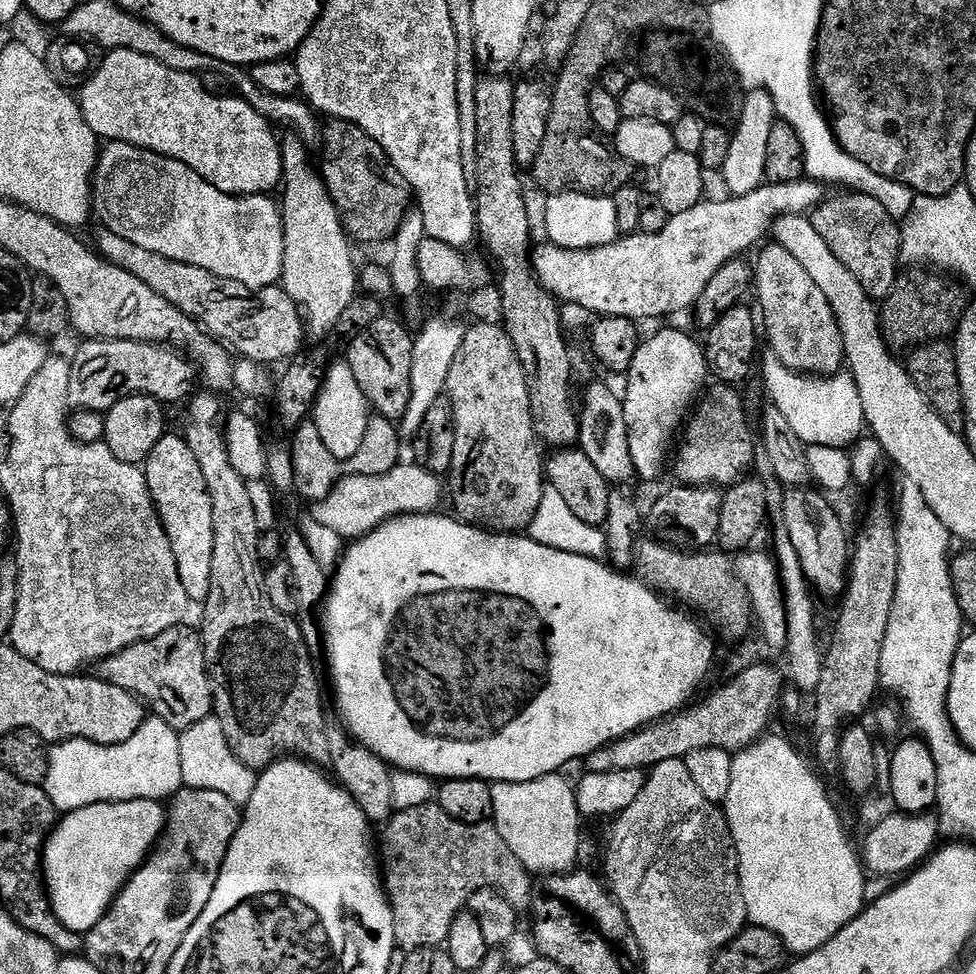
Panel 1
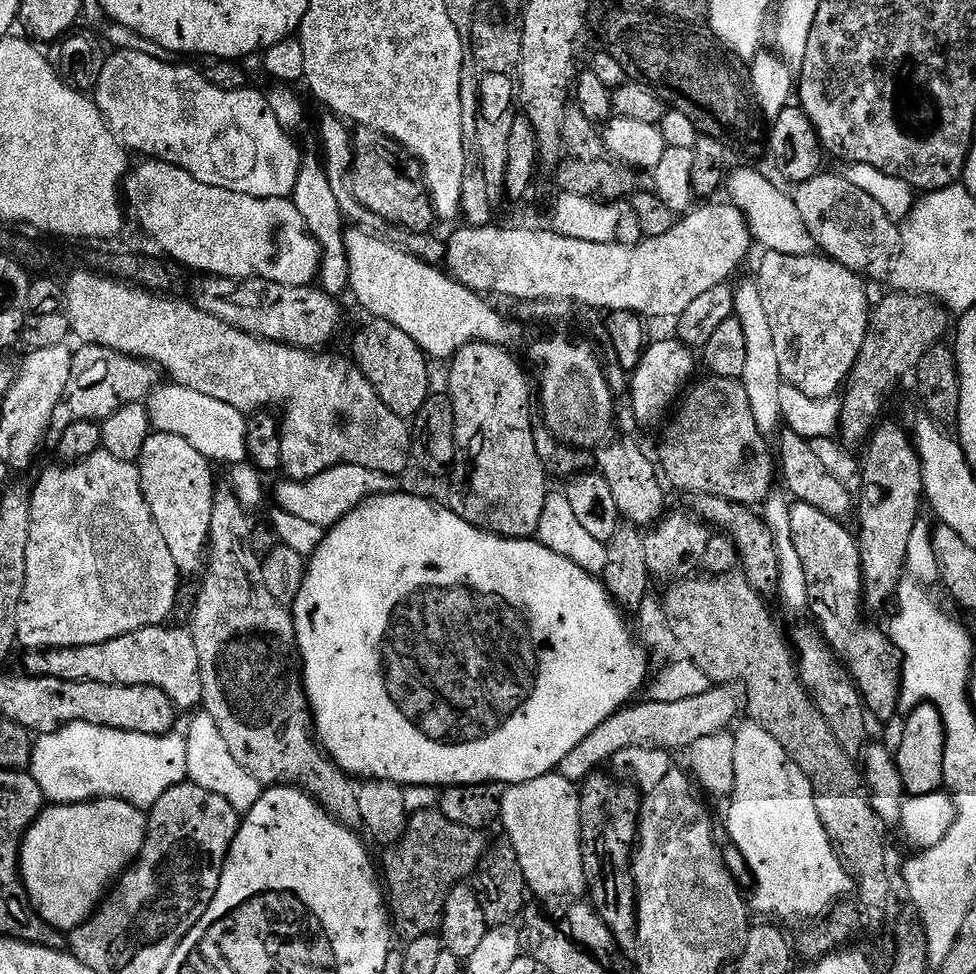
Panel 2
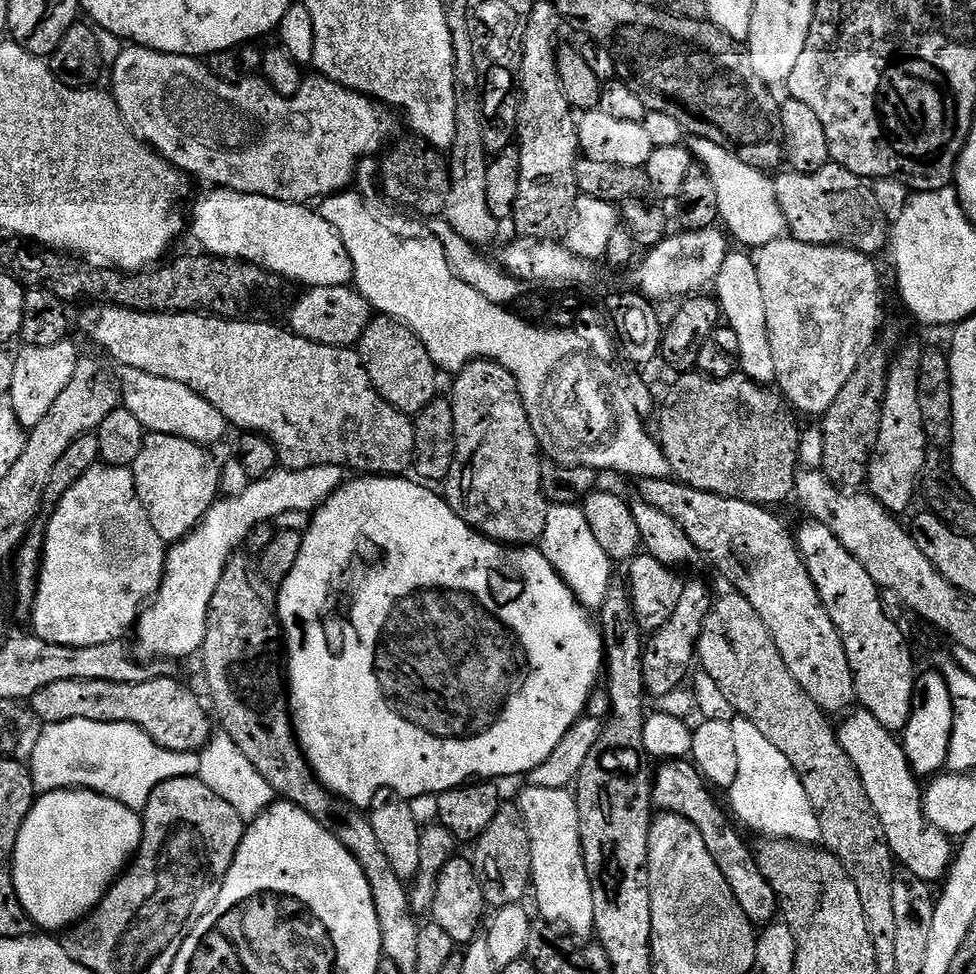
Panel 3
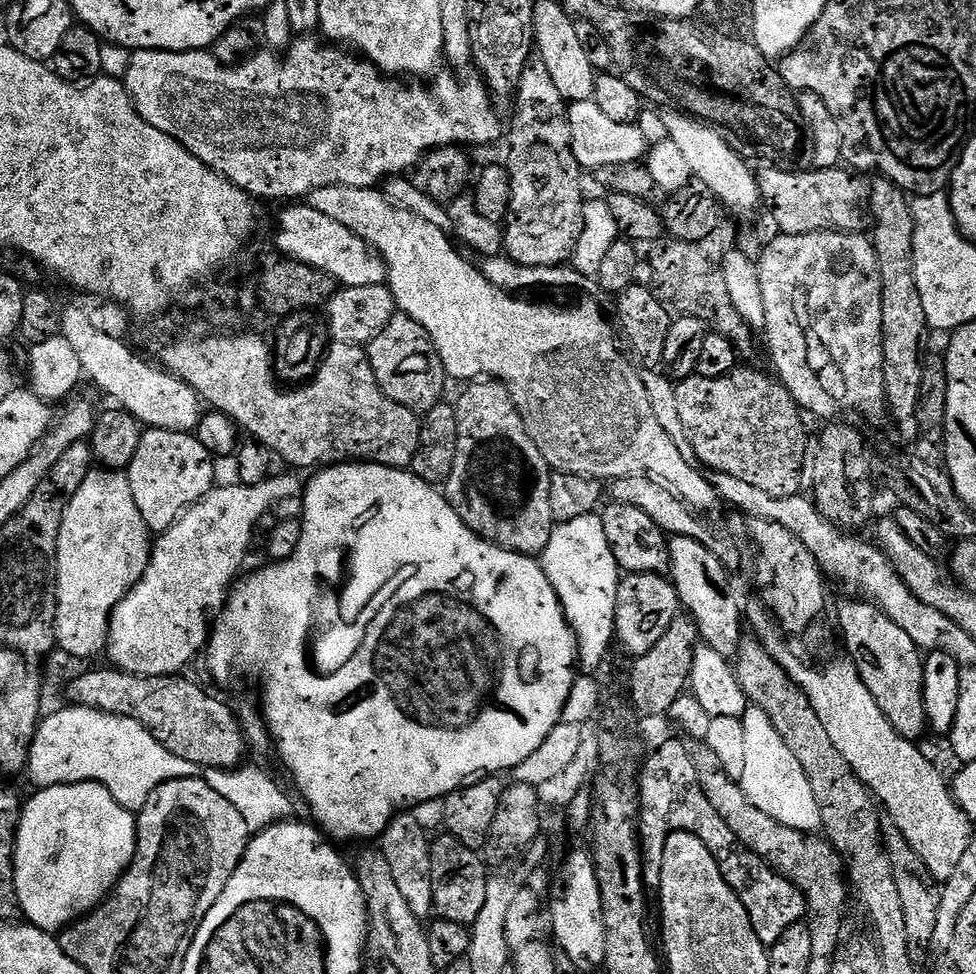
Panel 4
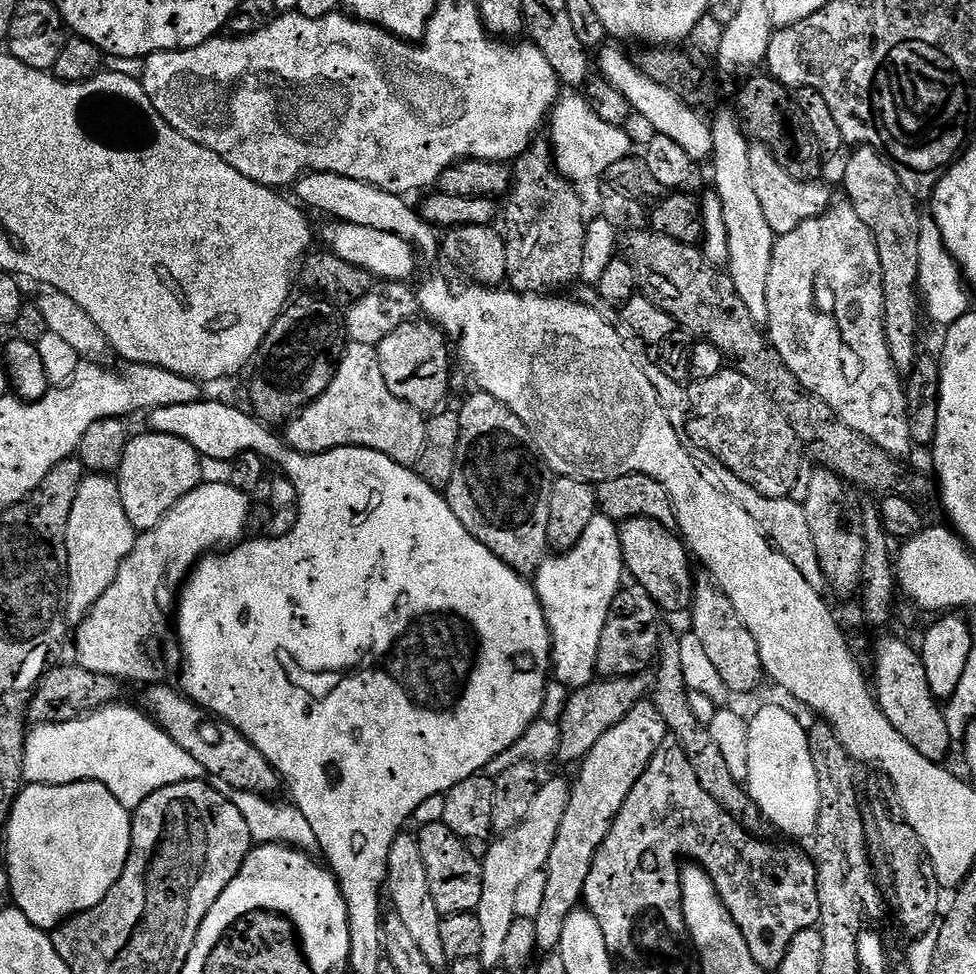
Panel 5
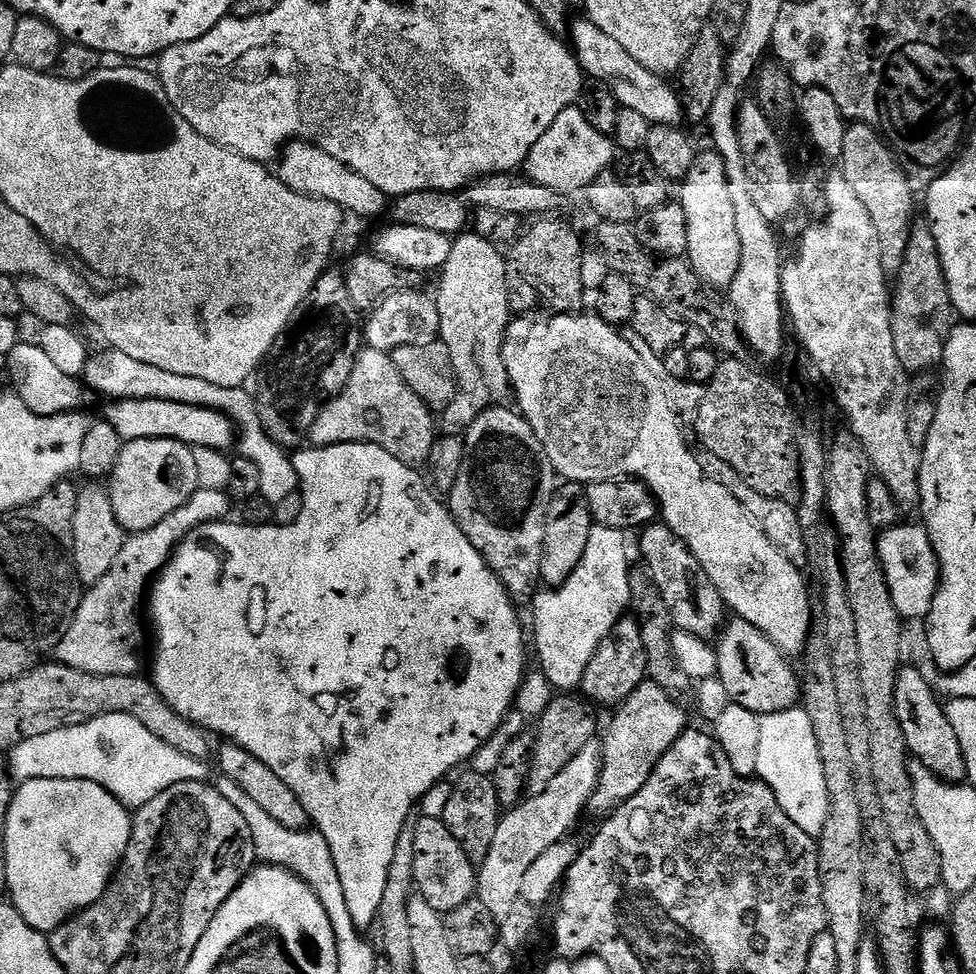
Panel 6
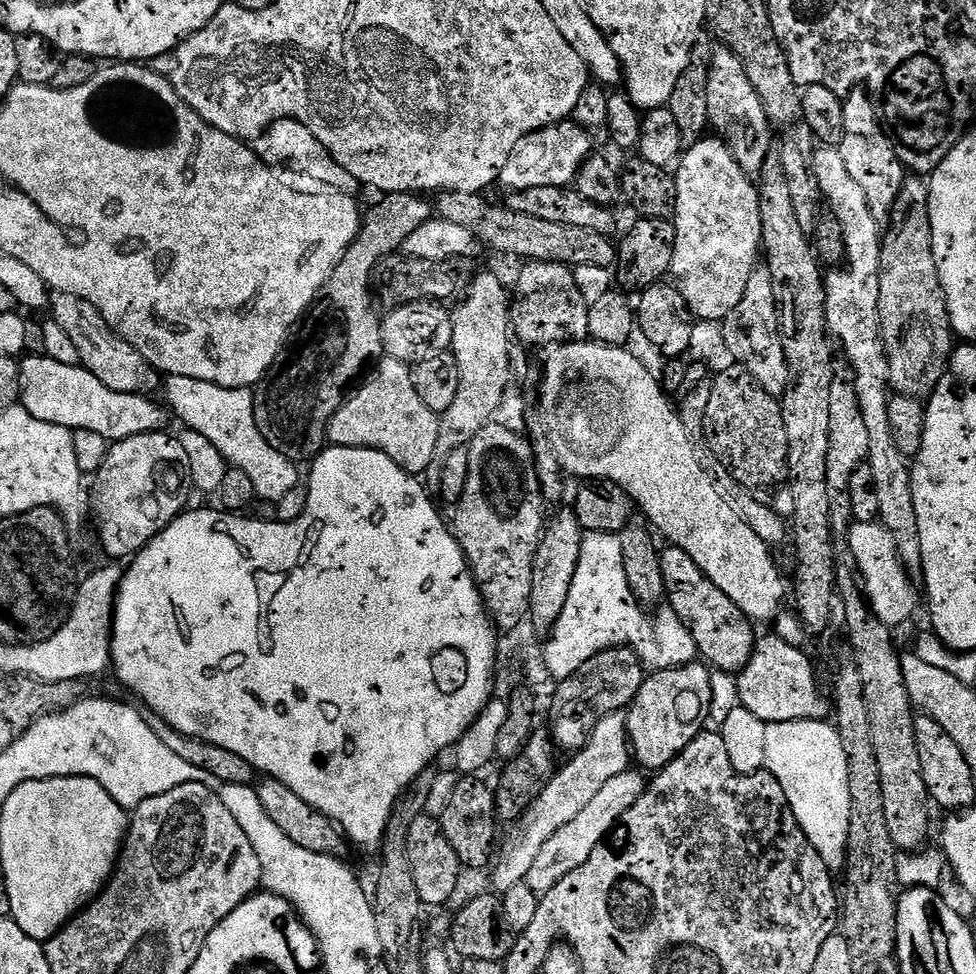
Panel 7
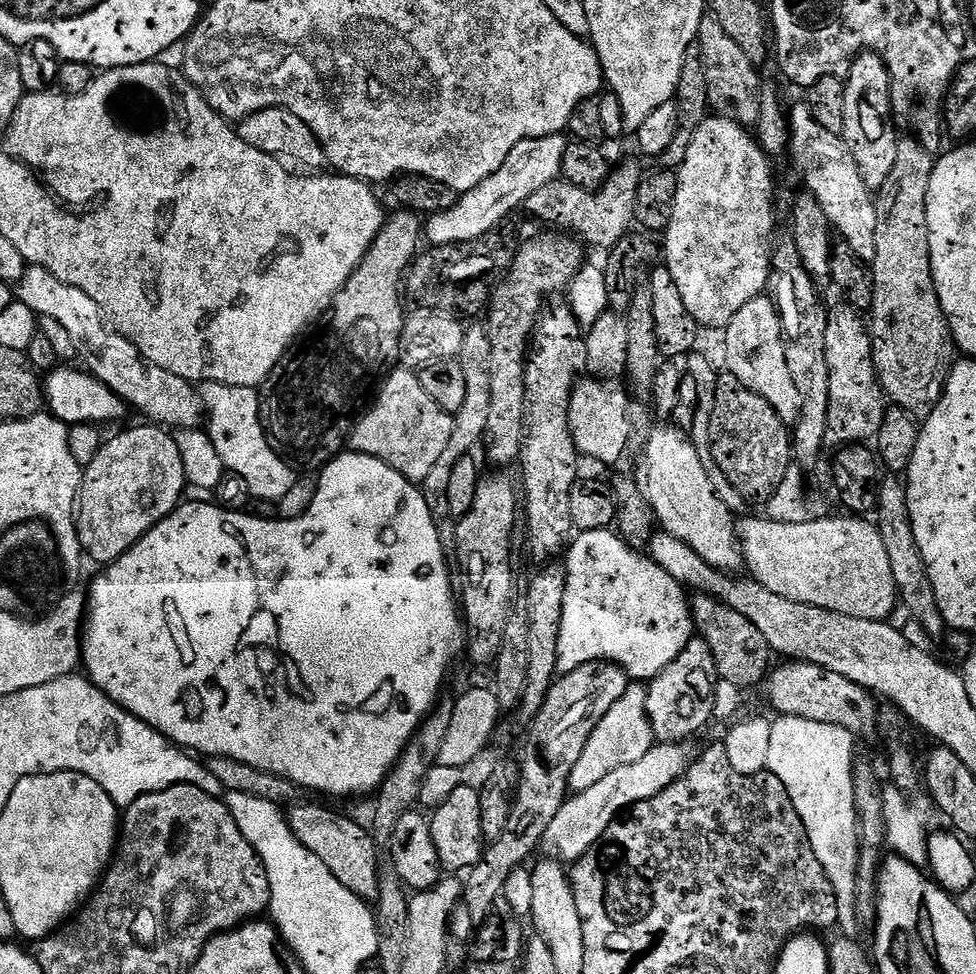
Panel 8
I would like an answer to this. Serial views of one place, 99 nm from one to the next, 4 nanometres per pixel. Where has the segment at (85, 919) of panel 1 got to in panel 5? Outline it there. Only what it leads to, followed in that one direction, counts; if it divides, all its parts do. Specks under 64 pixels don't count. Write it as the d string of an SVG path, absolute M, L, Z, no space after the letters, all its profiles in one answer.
M80 780L76 784L28 784L12 804L6 825L8 831L8 865L6 871L12 887L12 899L36 928L55 930L78 912L85 912L118 882L130 854L132 817L102 786L93 780Z

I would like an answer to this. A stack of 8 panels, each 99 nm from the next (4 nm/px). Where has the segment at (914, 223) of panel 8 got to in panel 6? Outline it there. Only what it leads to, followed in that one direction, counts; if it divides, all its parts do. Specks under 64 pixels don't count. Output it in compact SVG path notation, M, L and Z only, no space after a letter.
M910 250L895 280L896 288L894 284L890 296L894 347L905 372L924 374L943 361L946 342L954 327L954 309L940 256L934 250Z

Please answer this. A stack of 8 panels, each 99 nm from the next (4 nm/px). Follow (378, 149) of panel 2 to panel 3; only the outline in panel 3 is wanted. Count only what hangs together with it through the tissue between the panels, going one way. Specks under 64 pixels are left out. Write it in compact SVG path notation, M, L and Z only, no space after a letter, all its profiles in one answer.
M419 138L413 141L413 144L398 145L379 165L383 195L408 208L417 208L424 218L439 217L446 206L446 194L452 181L449 157Z

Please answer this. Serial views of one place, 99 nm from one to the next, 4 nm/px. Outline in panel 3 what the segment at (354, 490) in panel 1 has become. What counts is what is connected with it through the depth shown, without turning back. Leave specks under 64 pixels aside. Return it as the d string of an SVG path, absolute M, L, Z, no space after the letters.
M336 464L310 466L306 470L281 467L260 479L253 479L240 496L224 496L217 499L216 503L210 506L207 514L200 519L200 525L193 529L188 536L184 536L177 544L173 544L167 549L164 558L164 580L160 584L160 589L156 591L154 599L140 613L140 618L134 625L135 655L144 662L155 660L177 662L176 660L184 660L187 656L194 655L195 652L197 655L204 646L206 618L210 610L210 602L214 598L214 590L218 590L218 582L222 582L222 574L226 570L229 560L239 549L236 547L239 544L241 547L247 541L252 527L255 524L275 521L278 514L290 514L291 512L311 514L315 512L339 490L345 479L345 469Z

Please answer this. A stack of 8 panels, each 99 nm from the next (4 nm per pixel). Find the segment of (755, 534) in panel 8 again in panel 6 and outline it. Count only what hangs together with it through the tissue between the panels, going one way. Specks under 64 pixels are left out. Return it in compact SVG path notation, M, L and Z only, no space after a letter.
M901 522L895 528L883 529L878 536L880 565L884 567L894 606L905 621L923 621L940 588L940 560L936 557L927 528L916 524Z

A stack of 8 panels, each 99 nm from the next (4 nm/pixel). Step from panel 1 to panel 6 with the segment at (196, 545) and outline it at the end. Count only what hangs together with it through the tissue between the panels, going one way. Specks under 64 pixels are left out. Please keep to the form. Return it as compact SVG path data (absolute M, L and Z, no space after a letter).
M166 438L127 441L120 449L110 479L112 481L107 481L106 487L114 514L128 534L145 532L158 526L166 514L174 514L174 510L182 507L200 487L192 448Z

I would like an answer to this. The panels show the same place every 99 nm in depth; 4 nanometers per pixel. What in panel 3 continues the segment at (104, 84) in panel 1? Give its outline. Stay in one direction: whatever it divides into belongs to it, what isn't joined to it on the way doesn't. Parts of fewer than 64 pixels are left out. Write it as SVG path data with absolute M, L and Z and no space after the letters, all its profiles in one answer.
M139 46L125 47L123 52L118 55L118 60L111 66L110 74L112 74L110 91L116 99L118 110L129 130L135 132L137 138L144 141L145 144L152 145L161 156L166 157L170 163L179 168L181 173L187 174L189 177L191 177L190 175L197 176L198 179L205 180L208 186L227 188L229 192L245 192L255 196L274 198L278 202L286 202L287 204L308 204L347 189L350 181L355 177L360 160L364 157L375 157L378 153L376 151L383 146L384 140L391 138L392 131L396 128L395 118L397 119L397 117L385 105L373 100L371 96L364 96L361 92L350 90L319 74L312 74L309 80L308 77L301 79L300 88L296 93L291 98L285 98L278 95L263 78L249 78L231 84L220 80L208 69L207 63L201 62L195 56L175 56L165 52L156 52L153 48Z

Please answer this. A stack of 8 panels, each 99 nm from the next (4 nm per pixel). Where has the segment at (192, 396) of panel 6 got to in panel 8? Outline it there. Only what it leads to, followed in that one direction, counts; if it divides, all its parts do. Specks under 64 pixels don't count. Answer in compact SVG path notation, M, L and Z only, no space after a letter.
M201 383L198 388L200 401L204 404L206 433L209 441L224 463L225 469L250 486L253 497L278 502L294 486L297 473L285 457L279 456L268 441L264 423L260 420L260 393L256 388L230 386L229 384Z

